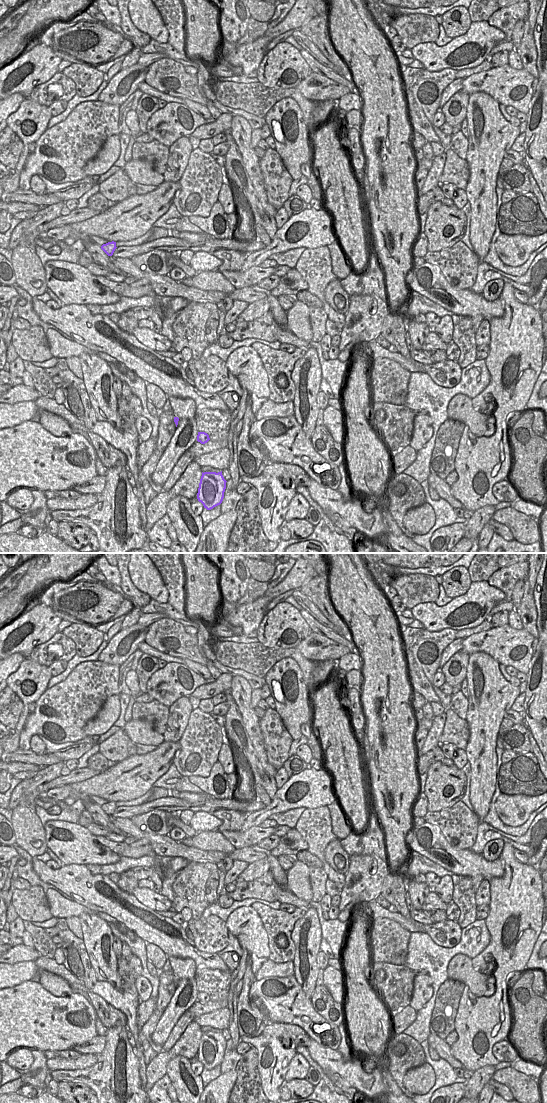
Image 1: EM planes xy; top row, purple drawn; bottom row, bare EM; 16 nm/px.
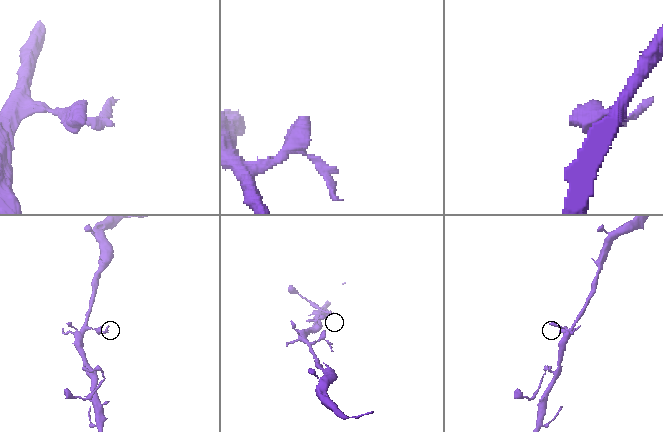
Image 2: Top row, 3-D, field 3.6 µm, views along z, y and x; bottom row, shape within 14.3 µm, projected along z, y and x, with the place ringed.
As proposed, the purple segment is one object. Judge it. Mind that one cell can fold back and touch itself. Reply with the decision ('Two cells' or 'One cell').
Two cells.

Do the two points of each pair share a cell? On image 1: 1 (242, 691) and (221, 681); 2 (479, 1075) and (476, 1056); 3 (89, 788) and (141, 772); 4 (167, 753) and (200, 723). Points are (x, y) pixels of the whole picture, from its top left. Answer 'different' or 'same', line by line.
1: different
2: different
3: same
4: different

